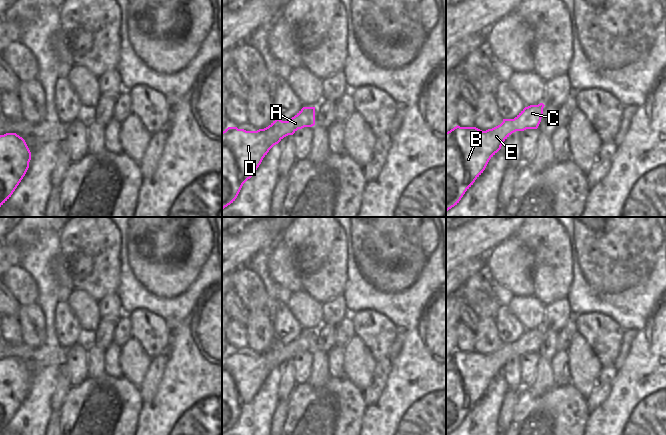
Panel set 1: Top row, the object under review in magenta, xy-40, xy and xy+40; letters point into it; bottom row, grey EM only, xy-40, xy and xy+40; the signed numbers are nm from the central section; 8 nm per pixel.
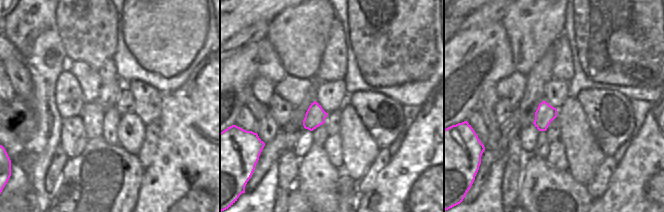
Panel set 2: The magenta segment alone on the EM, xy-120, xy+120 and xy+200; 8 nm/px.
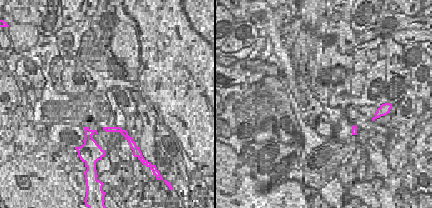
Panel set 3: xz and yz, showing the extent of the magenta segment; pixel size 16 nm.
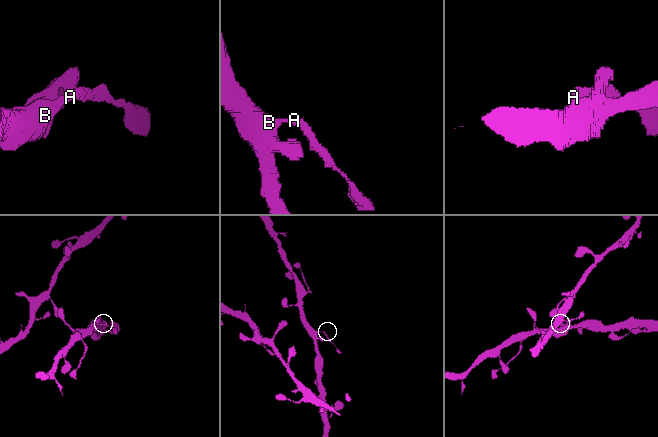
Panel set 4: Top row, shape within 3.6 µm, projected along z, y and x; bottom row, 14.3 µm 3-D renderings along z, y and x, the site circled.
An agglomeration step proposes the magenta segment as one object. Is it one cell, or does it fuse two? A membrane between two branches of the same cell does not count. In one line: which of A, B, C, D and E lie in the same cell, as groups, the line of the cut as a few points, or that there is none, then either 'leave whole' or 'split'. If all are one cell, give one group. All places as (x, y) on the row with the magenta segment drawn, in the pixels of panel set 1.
A B C D E | no cut | leave whole

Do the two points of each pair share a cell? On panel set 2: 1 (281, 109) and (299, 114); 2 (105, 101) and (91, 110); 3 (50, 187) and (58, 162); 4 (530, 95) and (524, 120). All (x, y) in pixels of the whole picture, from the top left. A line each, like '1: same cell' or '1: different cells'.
1: different cells
2: different cells
3: same cell
4: same cell

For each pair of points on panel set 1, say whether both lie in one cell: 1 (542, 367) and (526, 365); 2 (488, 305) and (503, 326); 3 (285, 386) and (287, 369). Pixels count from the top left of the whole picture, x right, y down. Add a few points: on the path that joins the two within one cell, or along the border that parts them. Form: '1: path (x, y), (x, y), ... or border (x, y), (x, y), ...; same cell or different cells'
1: border (539, 357), (535, 377), (527, 387); different cells
2: border (501, 305), (494, 318); different cells
3: path (287, 382), (287, 373); same cell

